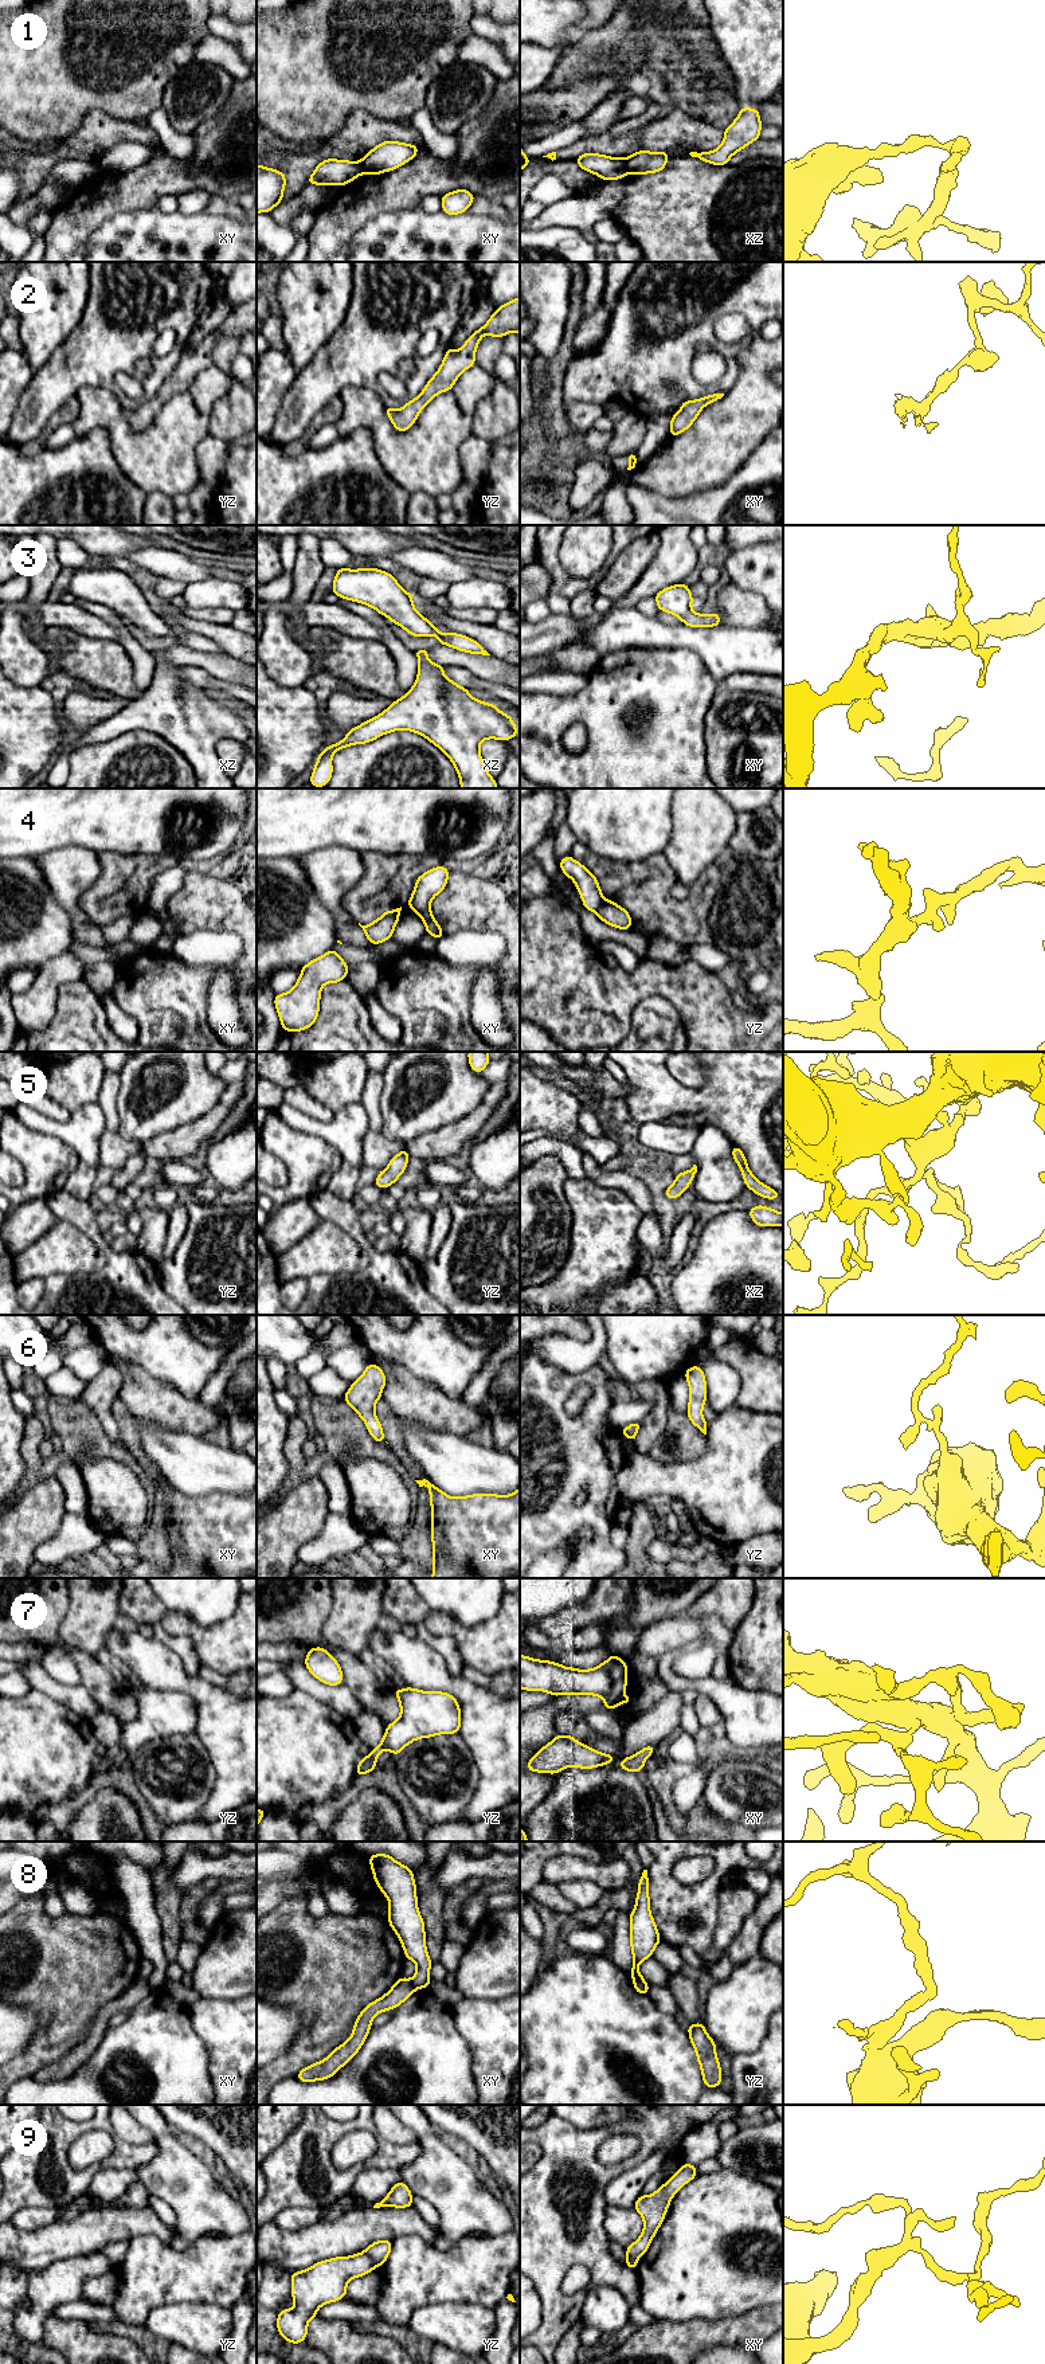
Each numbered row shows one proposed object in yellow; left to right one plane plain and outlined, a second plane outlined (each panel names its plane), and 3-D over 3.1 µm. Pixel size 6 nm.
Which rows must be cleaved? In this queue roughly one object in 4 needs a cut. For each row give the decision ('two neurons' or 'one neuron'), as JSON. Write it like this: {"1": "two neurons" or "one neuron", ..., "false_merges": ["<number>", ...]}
{"1": "two neurons", "2": "one neuron", "3": "one neuron", "4": "two neurons", "5": "one neuron", "6": "one neuron", "7": "one neuron", "8": "two neurons", "9": "two neurons", "false_merges": ["1", "4", "8", "9"]}

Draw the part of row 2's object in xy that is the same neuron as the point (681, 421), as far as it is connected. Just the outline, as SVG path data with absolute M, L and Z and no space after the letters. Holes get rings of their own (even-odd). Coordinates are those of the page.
M711 394L697 400L685 400L680 411L672 415L670 437L676 437L689 428L705 406L717 402L723 396L724 394Z

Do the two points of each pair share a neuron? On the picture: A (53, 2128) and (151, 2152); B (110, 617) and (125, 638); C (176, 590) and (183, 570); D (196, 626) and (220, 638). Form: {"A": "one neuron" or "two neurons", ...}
{"A": "one neuron", "B": "one neuron", "C": "two neurons", "D": "one neuron"}

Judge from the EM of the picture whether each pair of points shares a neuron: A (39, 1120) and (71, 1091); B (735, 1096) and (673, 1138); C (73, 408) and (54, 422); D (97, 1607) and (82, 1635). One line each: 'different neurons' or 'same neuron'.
A: different neurons
B: different neurons
C: same neuron
D: same neuron

